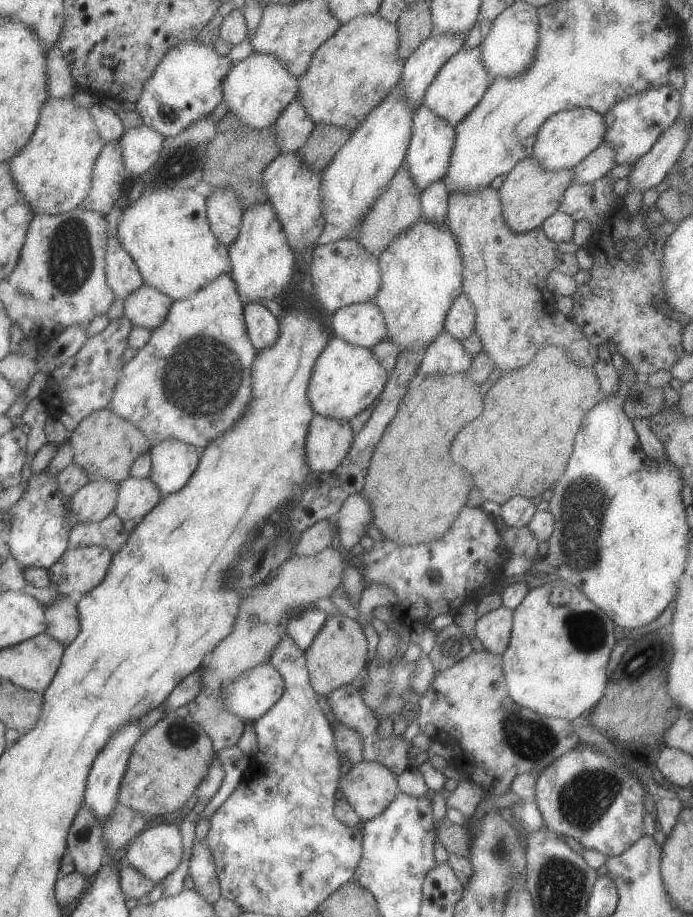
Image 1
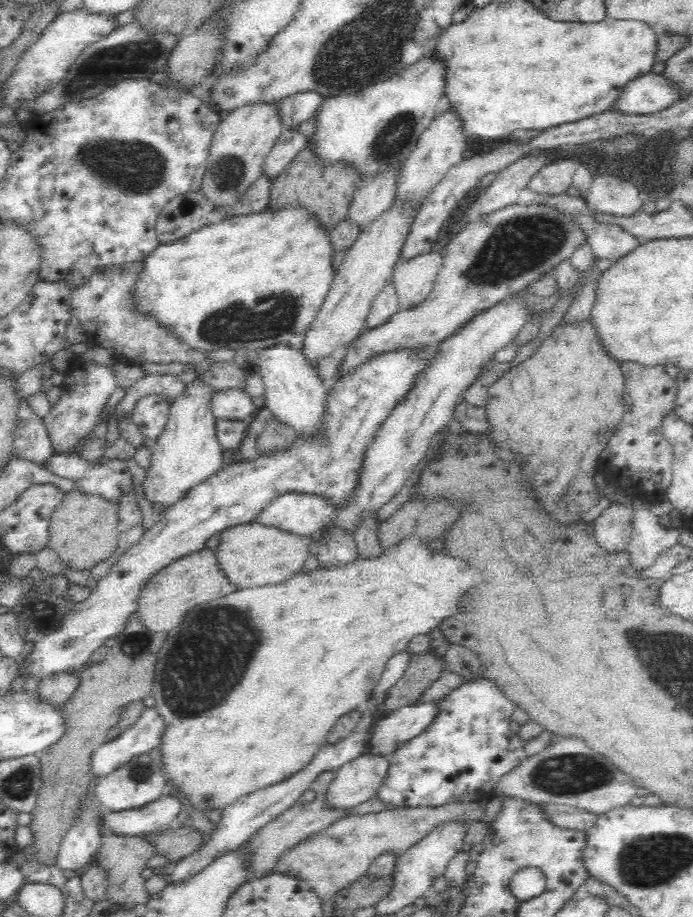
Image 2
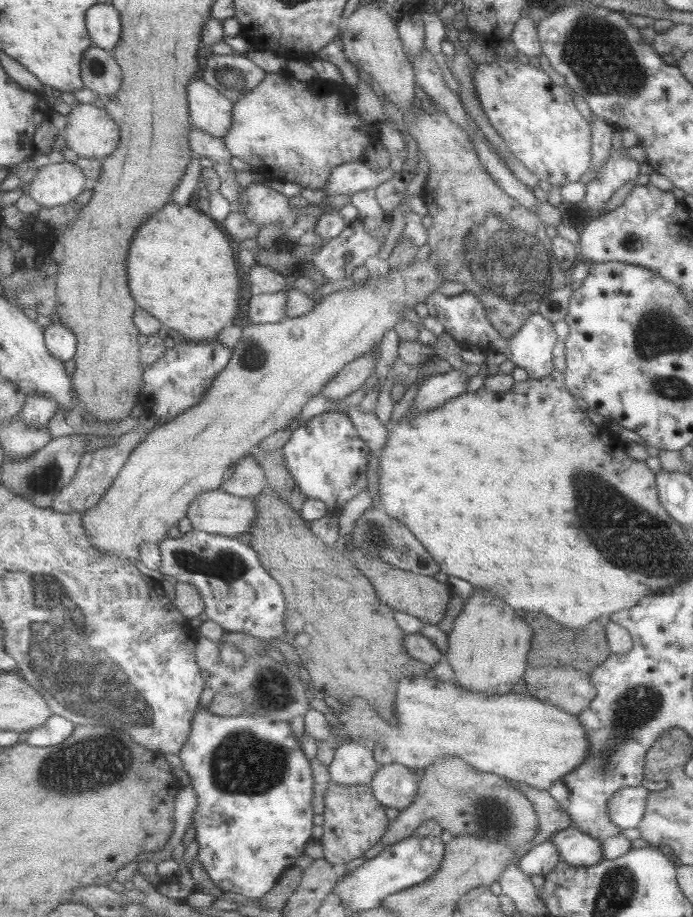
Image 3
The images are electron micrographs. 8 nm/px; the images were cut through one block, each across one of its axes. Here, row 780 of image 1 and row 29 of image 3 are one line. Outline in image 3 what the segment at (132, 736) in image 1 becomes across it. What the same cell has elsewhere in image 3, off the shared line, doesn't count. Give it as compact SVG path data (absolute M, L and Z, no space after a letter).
M99 3L87 10L87 26L95 45L112 51L122 40L122 14L111 3Z

